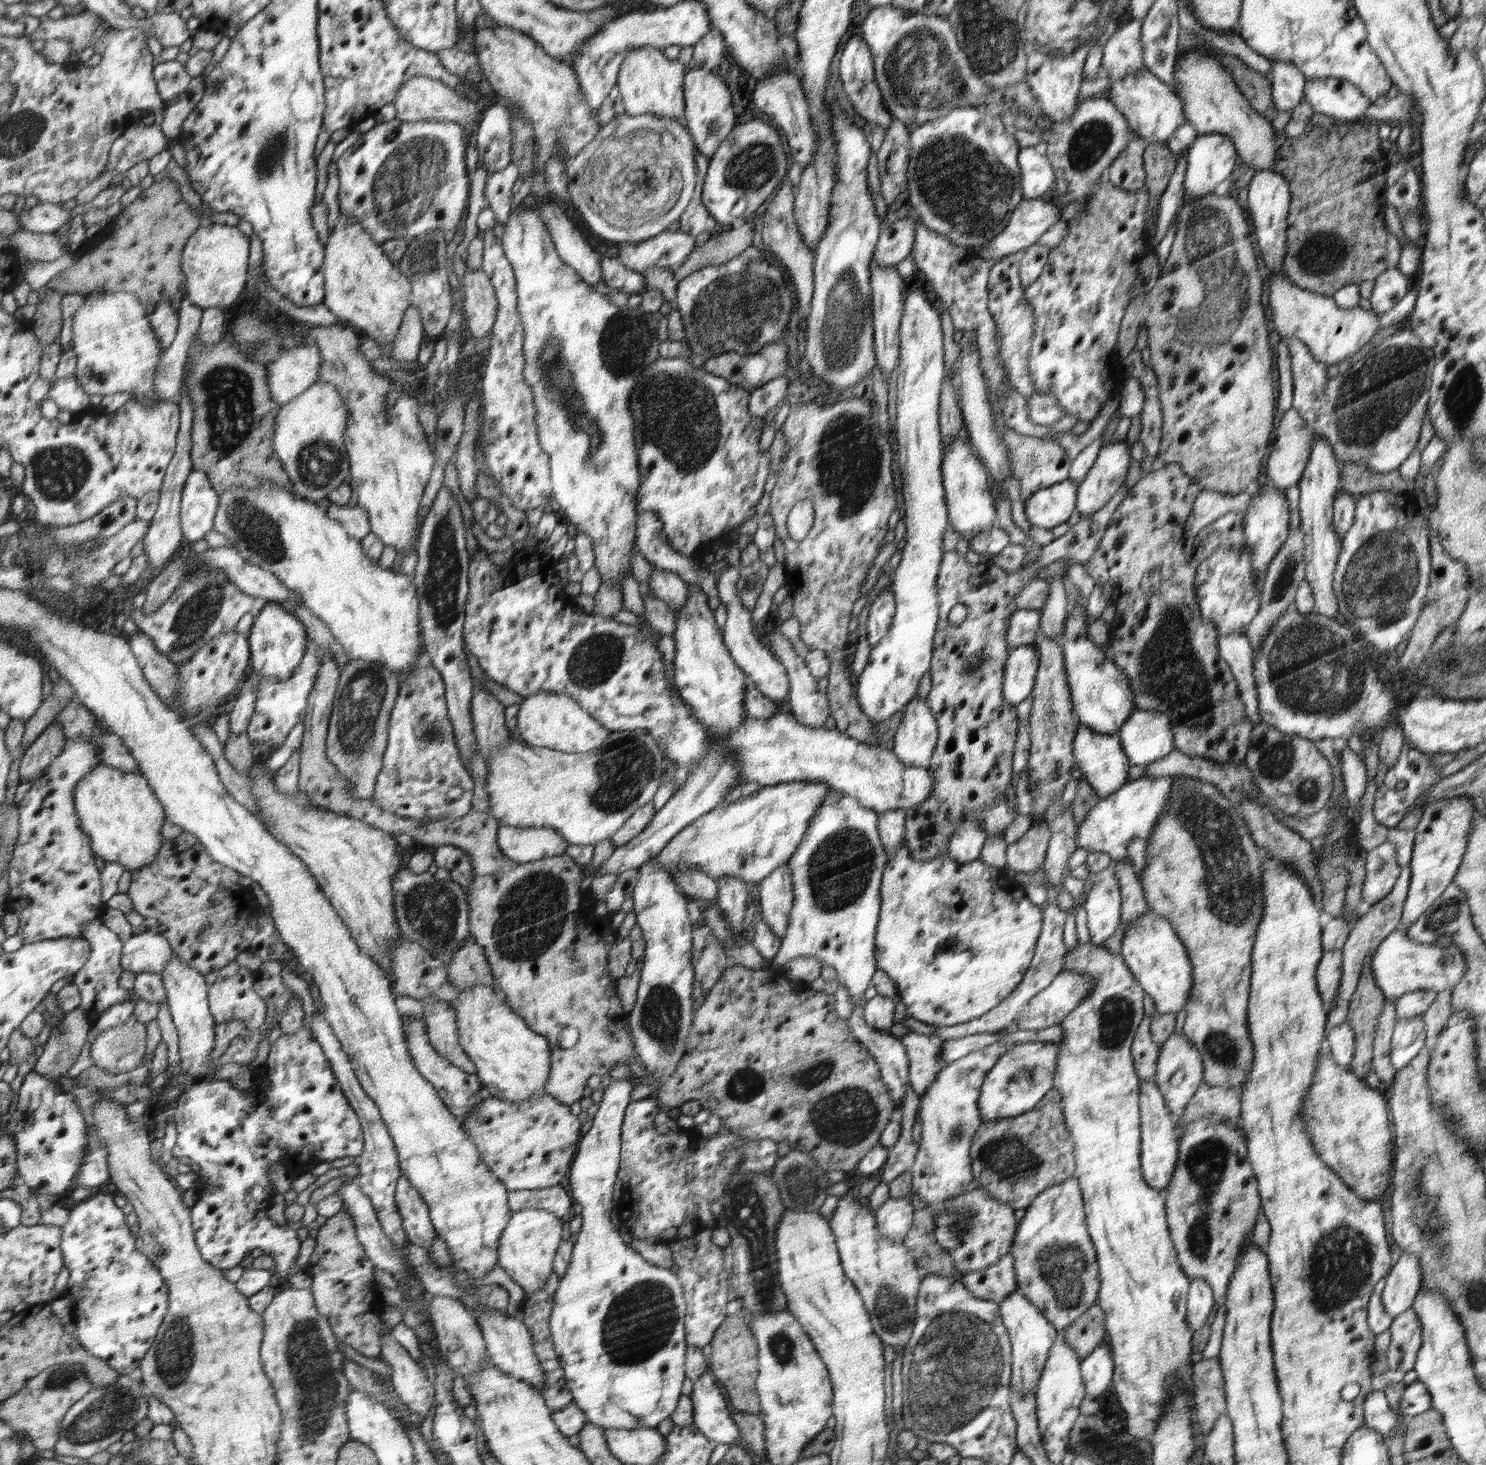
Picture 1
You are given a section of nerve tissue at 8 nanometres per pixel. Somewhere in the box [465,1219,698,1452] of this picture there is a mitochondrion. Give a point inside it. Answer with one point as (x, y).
(641, 1320)

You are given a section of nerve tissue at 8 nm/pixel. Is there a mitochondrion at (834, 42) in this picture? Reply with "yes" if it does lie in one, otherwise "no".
no

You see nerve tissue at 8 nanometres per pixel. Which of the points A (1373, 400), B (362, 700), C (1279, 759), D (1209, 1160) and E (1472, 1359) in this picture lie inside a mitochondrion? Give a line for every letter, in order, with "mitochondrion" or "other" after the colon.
A: mitochondrion
B: mitochondrion
C: mitochondrion
D: mitochondrion
E: other

